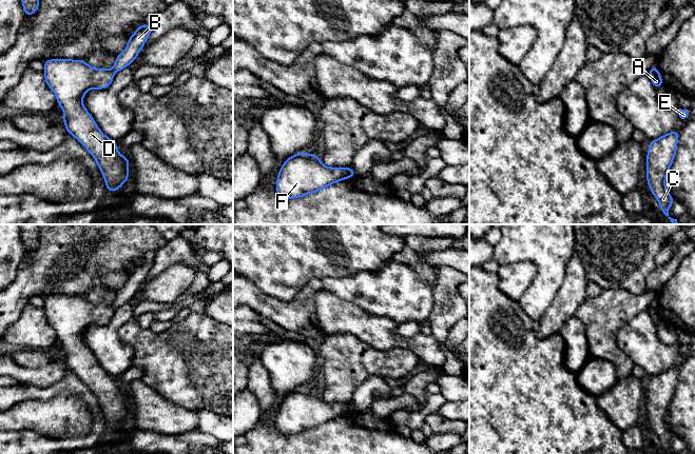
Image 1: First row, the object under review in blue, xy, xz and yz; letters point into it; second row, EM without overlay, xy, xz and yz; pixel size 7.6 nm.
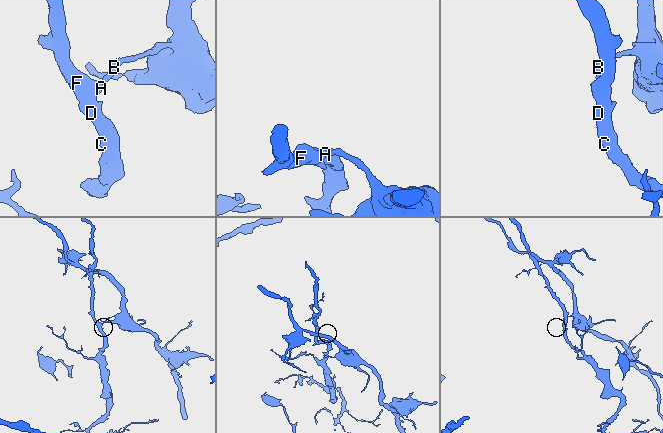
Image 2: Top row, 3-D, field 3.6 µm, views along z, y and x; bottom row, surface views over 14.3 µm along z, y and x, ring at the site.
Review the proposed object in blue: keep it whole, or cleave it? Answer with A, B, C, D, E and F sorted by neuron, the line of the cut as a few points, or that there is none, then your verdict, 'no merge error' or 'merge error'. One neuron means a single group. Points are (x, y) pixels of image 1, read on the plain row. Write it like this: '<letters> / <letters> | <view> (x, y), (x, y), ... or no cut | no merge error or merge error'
A C D E F / B | xy (111, 306), (114, 308) | merge error

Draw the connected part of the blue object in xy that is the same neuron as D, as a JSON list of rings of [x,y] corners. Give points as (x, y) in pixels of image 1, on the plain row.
[[[50,295],[44,297],[43,310],[47,322],[57,333],[57,340],[64,349],[62,357],[67,369],[94,393],[108,427],[116,428],[130,415],[129,394],[120,391],[117,378],[99,366],[82,340],[82,334],[89,325],[102,325],[111,321],[114,308],[94,304],[84,296]]]

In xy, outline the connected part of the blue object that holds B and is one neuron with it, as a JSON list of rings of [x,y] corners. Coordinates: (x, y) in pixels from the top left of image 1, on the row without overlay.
[[[142,259],[135,269],[129,274],[128,281],[124,287],[116,292],[116,297],[112,307],[117,309],[128,301],[132,300],[132,298],[137,294],[141,283],[146,280],[147,275],[151,268],[154,264],[154,260],[146,261]]]

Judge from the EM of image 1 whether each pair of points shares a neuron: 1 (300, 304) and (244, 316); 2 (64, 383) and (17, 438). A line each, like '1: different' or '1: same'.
1: different
2: same

